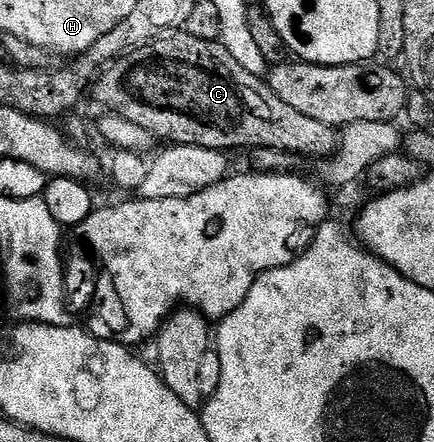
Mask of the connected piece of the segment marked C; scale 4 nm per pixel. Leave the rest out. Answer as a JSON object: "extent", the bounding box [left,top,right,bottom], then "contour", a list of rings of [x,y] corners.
{"extent":[93,30,341,158],"contour":[[[186,30],[168,34],[162,40],[154,40],[152,44],[130,52],[122,60],[116,60],[98,77],[93,96],[94,92],[96,98],[107,107],[104,109],[133,122],[133,126],[141,126],[141,130],[149,130],[156,141],[168,140],[168,145],[171,146],[188,144],[225,153],[230,153],[231,148],[271,148],[295,158],[326,158],[338,149],[341,139],[340,129],[325,122],[317,122],[317,118],[300,114],[298,110],[293,110],[293,106],[285,106],[285,102],[281,102],[281,98],[273,94],[266,79],[249,74],[249,70],[240,66],[222,44],[193,38]]]}

